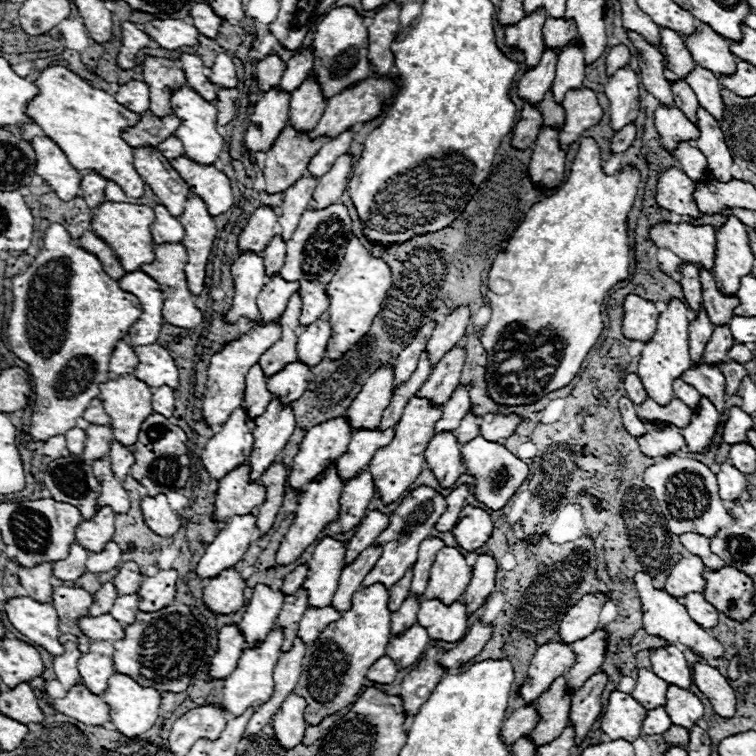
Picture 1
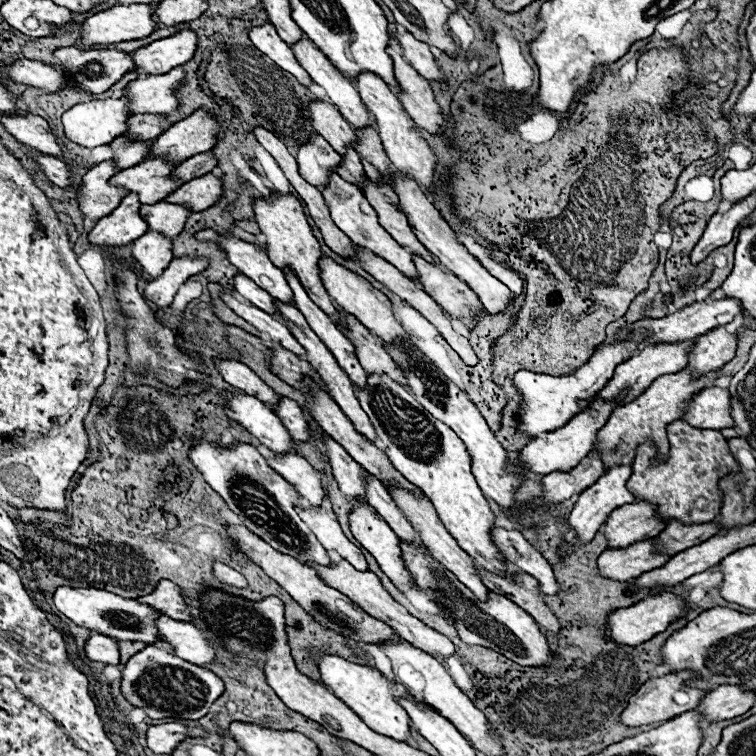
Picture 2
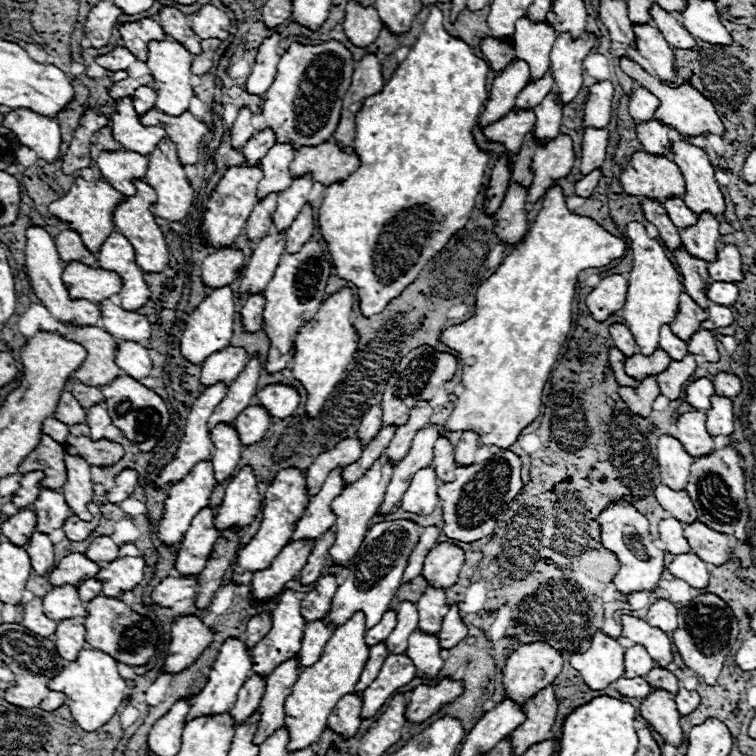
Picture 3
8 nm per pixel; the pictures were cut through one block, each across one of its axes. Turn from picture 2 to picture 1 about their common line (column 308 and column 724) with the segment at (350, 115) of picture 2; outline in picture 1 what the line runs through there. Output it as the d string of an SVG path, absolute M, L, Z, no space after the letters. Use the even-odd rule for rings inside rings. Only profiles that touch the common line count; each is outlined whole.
M700 22L696 34L684 40L692 58L700 66L706 66L706 70L714 74L734 74L736 62L734 62L734 54L730 52L730 42L720 38L710 26Z

